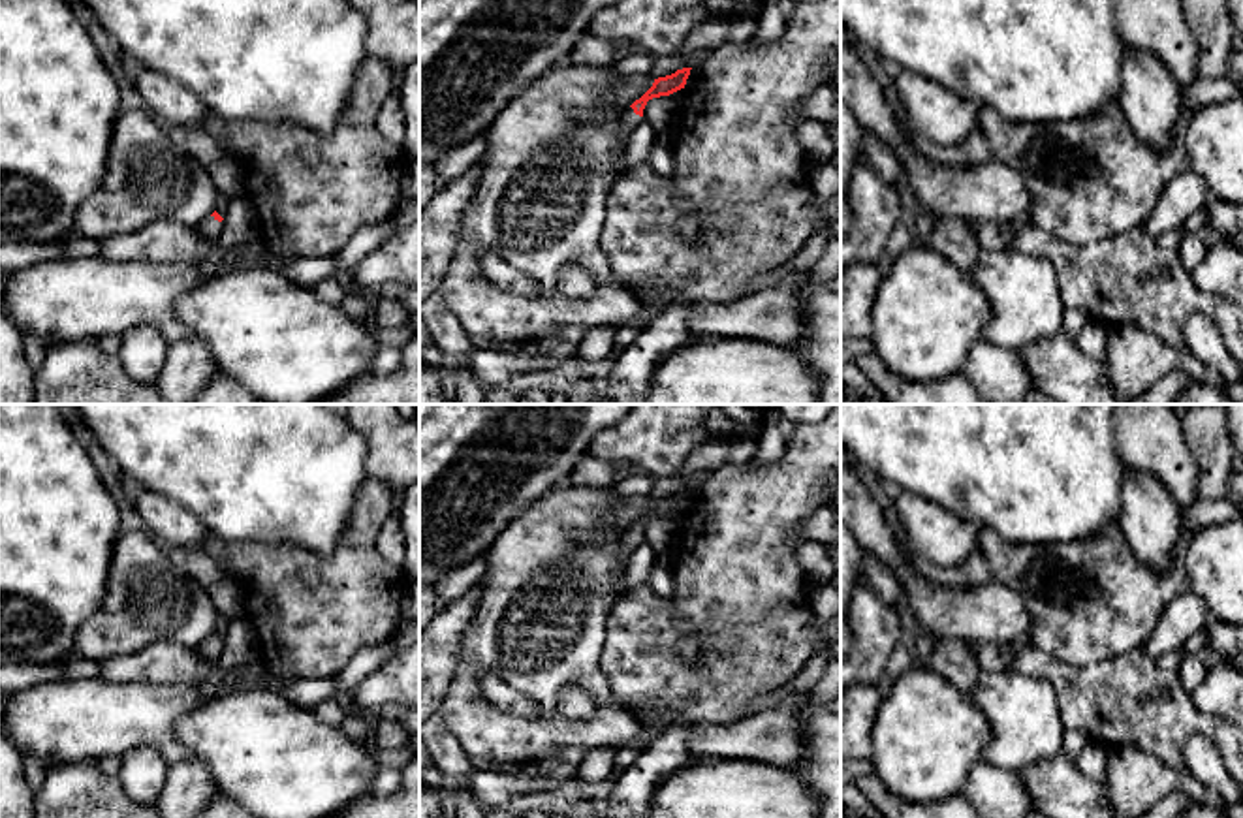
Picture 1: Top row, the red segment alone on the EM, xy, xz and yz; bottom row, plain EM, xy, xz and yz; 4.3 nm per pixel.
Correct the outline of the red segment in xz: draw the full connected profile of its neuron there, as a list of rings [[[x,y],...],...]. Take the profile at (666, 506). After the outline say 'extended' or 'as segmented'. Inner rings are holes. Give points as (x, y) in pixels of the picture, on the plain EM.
[[[683,489],[671,496],[654,500],[653,508],[624,532],[624,536],[621,540],[622,555],[630,557],[632,551],[643,542],[643,530],[649,521],[660,519],[660,517],[669,517],[669,515],[684,510],[690,491],[692,489]]]; extended

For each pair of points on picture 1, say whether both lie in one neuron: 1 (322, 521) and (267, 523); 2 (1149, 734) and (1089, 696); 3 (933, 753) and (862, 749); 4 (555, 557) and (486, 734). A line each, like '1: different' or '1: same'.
1: same
2: same
3: different
4: same

